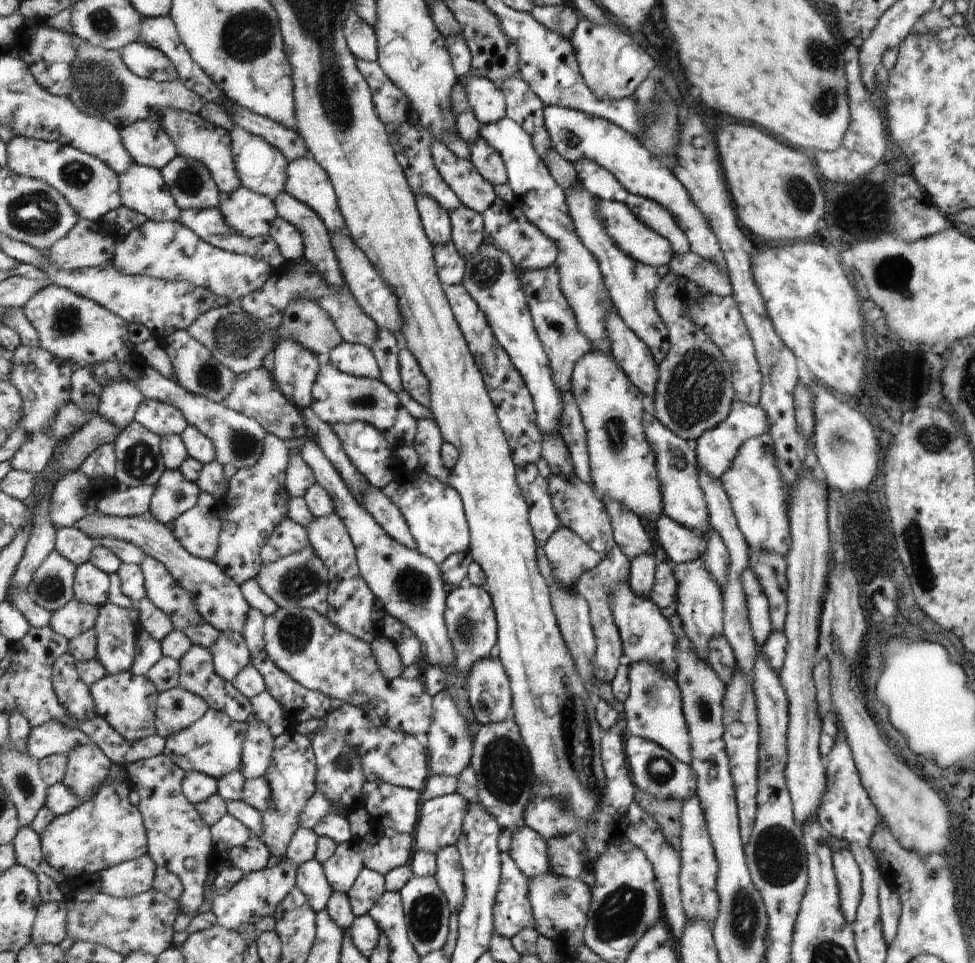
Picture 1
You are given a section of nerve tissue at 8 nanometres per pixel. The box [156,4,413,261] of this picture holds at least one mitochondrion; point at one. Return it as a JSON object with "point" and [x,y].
{"point":[247,36]}

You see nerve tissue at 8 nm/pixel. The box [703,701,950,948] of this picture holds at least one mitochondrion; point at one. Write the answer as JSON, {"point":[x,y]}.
{"point":[777,857]}

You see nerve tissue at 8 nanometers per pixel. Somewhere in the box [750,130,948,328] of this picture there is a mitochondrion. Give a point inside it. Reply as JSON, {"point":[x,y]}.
{"point":[892,273]}

